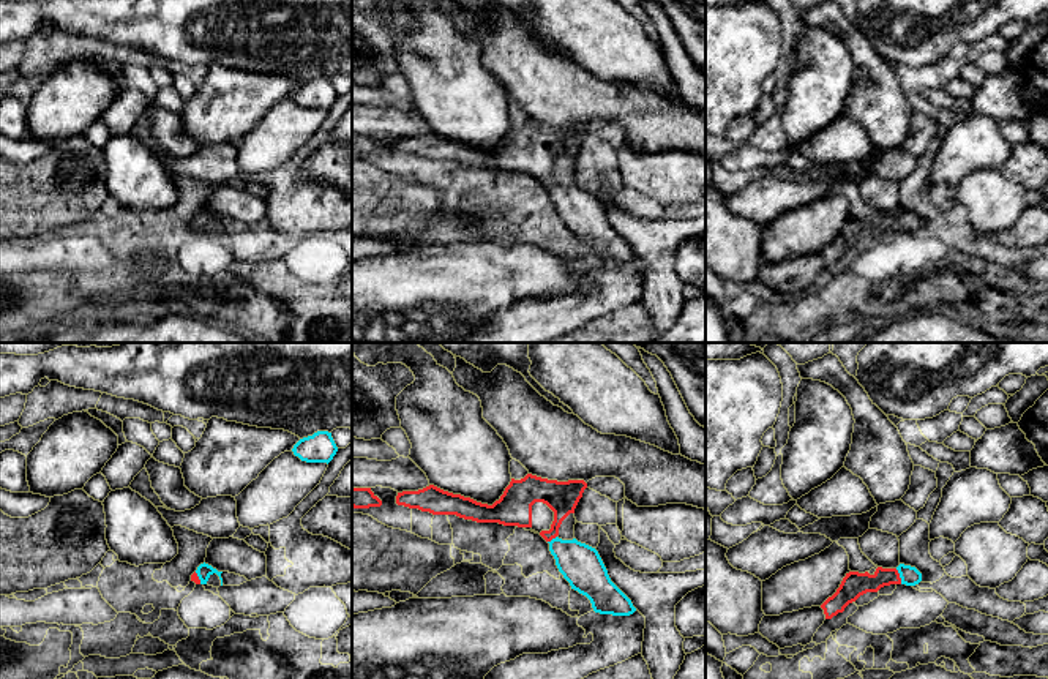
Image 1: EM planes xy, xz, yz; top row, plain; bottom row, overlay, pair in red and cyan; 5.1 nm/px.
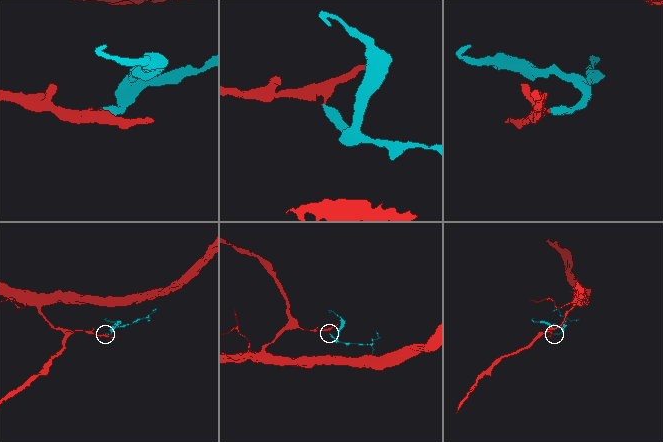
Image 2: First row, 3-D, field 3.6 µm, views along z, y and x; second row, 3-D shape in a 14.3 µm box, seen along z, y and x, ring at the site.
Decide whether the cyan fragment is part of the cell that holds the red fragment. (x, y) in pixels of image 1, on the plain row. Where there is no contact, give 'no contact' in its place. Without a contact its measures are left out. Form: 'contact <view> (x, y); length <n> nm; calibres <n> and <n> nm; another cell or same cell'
contact yz (898, 223); length 90 nm; calibres 130 and 100 nm; same cell

